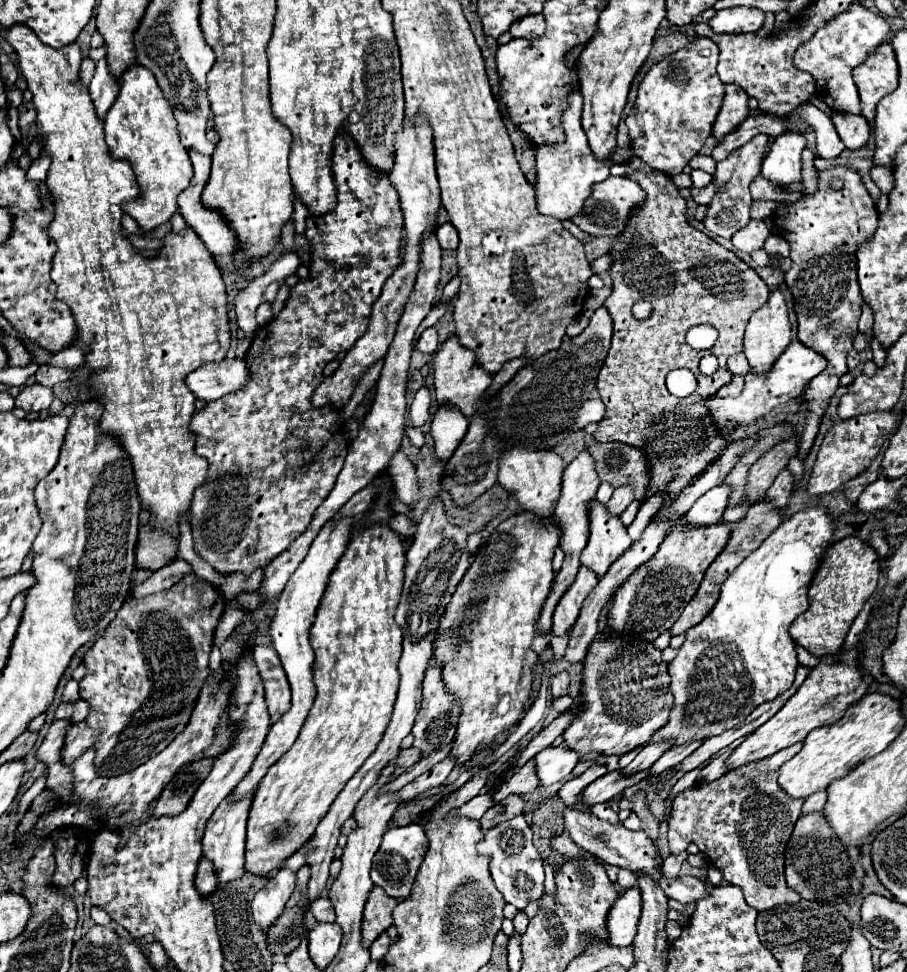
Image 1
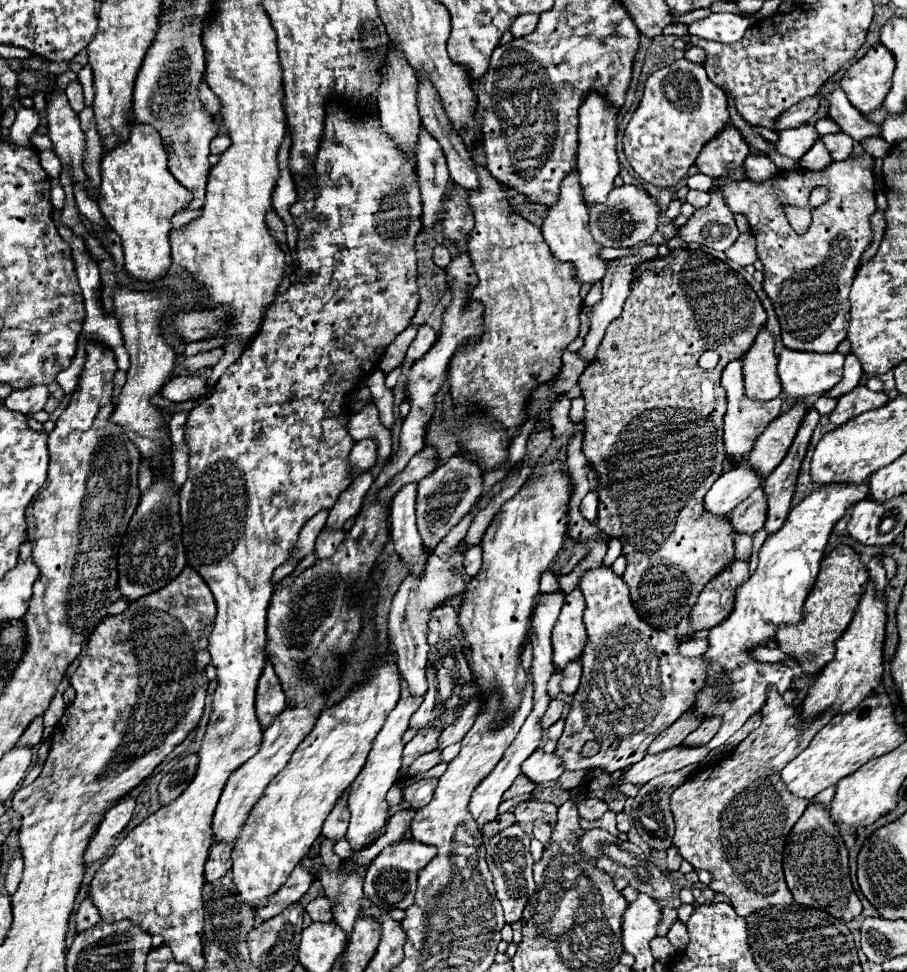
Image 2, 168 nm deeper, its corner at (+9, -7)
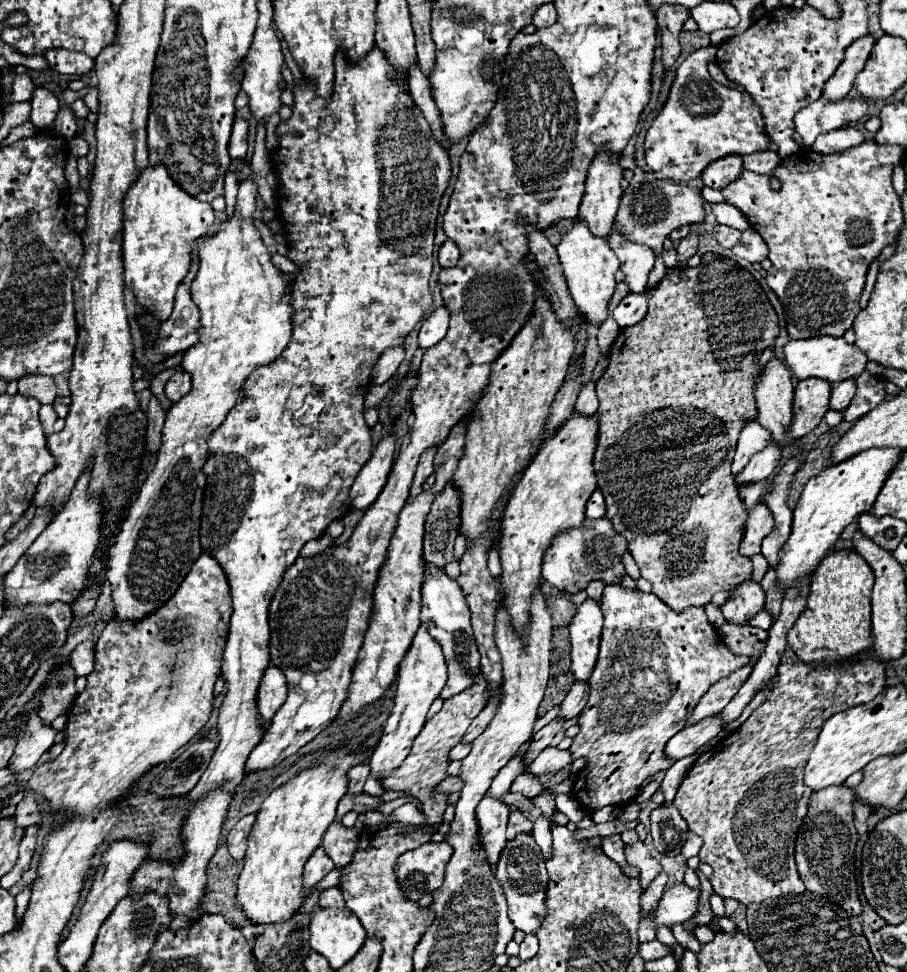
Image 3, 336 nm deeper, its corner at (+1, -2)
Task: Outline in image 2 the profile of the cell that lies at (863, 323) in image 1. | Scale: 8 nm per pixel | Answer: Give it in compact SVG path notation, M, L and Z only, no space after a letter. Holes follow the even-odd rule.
M848 353L848 355L846 355L846 363L844 363L844 377L842 377L840 383L834 385L832 391L828 391L826 395L828 395L828 397L840 397L840 395L852 391L852 389L858 385L862 373L864 373L864 371L862 371L862 365L860 365L858 357L856 357L854 353Z

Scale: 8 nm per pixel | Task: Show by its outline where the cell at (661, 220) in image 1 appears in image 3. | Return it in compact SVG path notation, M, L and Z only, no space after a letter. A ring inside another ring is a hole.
M706 254L702 256L700 266L696 268L670 268L664 280L658 284L656 290L650 292L650 306L642 322L636 326L624 328L616 342L610 348L610 366L602 374L602 378L596 384L596 394L600 400L598 418L600 418L600 432L598 432L598 448L594 454L594 470L598 478L598 490L606 498L606 516L612 520L616 532L624 534L628 540L628 550L640 568L640 574L644 580L648 580L654 588L654 594L666 602L672 610L682 612L688 606L706 606L712 596L720 590L730 590L744 580L752 578L752 560L740 556L738 546L744 536L744 520L748 520L748 510L744 508L744 502L738 496L738 488L734 484L734 478L730 474L732 464L732 452L736 448L736 440L742 428L744 420L756 418L756 398L754 398L754 382L756 376L762 372L762 364L758 356L776 340L778 336L778 316L768 302L762 286L754 280L754 276L740 268L730 258L718 256L718 254Z

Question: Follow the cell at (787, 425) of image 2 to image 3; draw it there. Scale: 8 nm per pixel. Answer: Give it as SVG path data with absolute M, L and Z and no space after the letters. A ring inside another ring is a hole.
M800 380L794 388L794 422L788 436L802 438L812 432L828 412L832 384L826 380Z

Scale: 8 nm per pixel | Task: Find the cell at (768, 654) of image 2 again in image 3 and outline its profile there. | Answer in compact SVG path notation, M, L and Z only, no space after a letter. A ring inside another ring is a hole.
M728 622L720 628L720 636L734 654L744 654L754 658L762 654L768 632L754 626L734 626Z

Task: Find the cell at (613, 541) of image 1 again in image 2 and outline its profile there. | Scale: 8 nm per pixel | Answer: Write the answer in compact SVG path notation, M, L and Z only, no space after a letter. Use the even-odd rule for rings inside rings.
M600 563L596 569L584 571L580 579L580 591L586 599L584 625L588 631L588 641L582 653L582 681L580 689L572 697L570 713L566 717L566 727L556 745L556 755L564 761L566 771L574 769L592 769L598 767L606 773L616 769L628 769L638 763L646 747L654 741L658 733L670 727L682 713L692 707L692 699L696 691L704 687L706 679L706 663L700 657L680 657L678 643L674 639L676 631L658 631L648 623L640 621L638 613L632 609L628 585L618 577L612 567ZM588 741L598 741L600 751L594 757L584 757L582 747Z

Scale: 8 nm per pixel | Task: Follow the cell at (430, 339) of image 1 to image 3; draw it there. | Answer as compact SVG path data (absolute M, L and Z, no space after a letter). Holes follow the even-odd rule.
M444 306L436 308L420 328L420 334L418 334L420 348L426 350L426 348L432 348L434 344L438 344L448 332L448 322L450 322L450 312Z

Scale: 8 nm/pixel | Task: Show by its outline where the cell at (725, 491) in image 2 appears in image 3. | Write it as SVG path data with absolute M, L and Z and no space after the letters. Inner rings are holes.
M776 442L768 444L768 448L760 450L756 456L752 456L752 460L746 464L746 468L742 470L740 474L740 480L742 482L760 482L760 480L766 480L774 470L776 466L780 464L780 458L782 458L782 450Z

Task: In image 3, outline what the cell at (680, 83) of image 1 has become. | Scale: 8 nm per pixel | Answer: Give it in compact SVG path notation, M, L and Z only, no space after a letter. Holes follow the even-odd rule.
M706 46L690 54L678 68L670 96L646 134L646 162L650 170L662 172L668 180L688 182L704 172L708 164L724 156L746 156L770 150L760 106L738 88L728 88L712 80L706 70L716 56L716 46Z

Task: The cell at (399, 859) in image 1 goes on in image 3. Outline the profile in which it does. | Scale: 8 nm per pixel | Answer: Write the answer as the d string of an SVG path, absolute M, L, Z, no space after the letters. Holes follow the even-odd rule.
M428 842L398 858L396 876L412 902L418 902L424 894L440 888L450 856L452 846L446 842Z

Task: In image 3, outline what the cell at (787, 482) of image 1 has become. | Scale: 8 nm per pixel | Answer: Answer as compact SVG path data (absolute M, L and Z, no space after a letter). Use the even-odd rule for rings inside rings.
M764 502L750 508L748 522L746 522L746 534L740 544L740 554L748 556L748 558L758 554L764 536L768 536L768 532L772 532L772 528L774 528L774 518Z

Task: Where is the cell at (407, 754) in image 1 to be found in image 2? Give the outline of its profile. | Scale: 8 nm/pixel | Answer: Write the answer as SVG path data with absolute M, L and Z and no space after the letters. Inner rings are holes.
M436 751L424 753L424 755L420 755L420 757L410 765L408 777L414 777L414 775L418 775L418 773L424 773L424 771L432 769L432 767L438 765L438 763L440 763L440 753L436 753Z

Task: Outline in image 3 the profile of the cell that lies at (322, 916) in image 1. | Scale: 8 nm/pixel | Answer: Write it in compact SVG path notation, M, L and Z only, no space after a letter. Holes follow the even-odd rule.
M338 886L328 888L324 892L320 892L320 906L322 908L344 908L344 898Z

